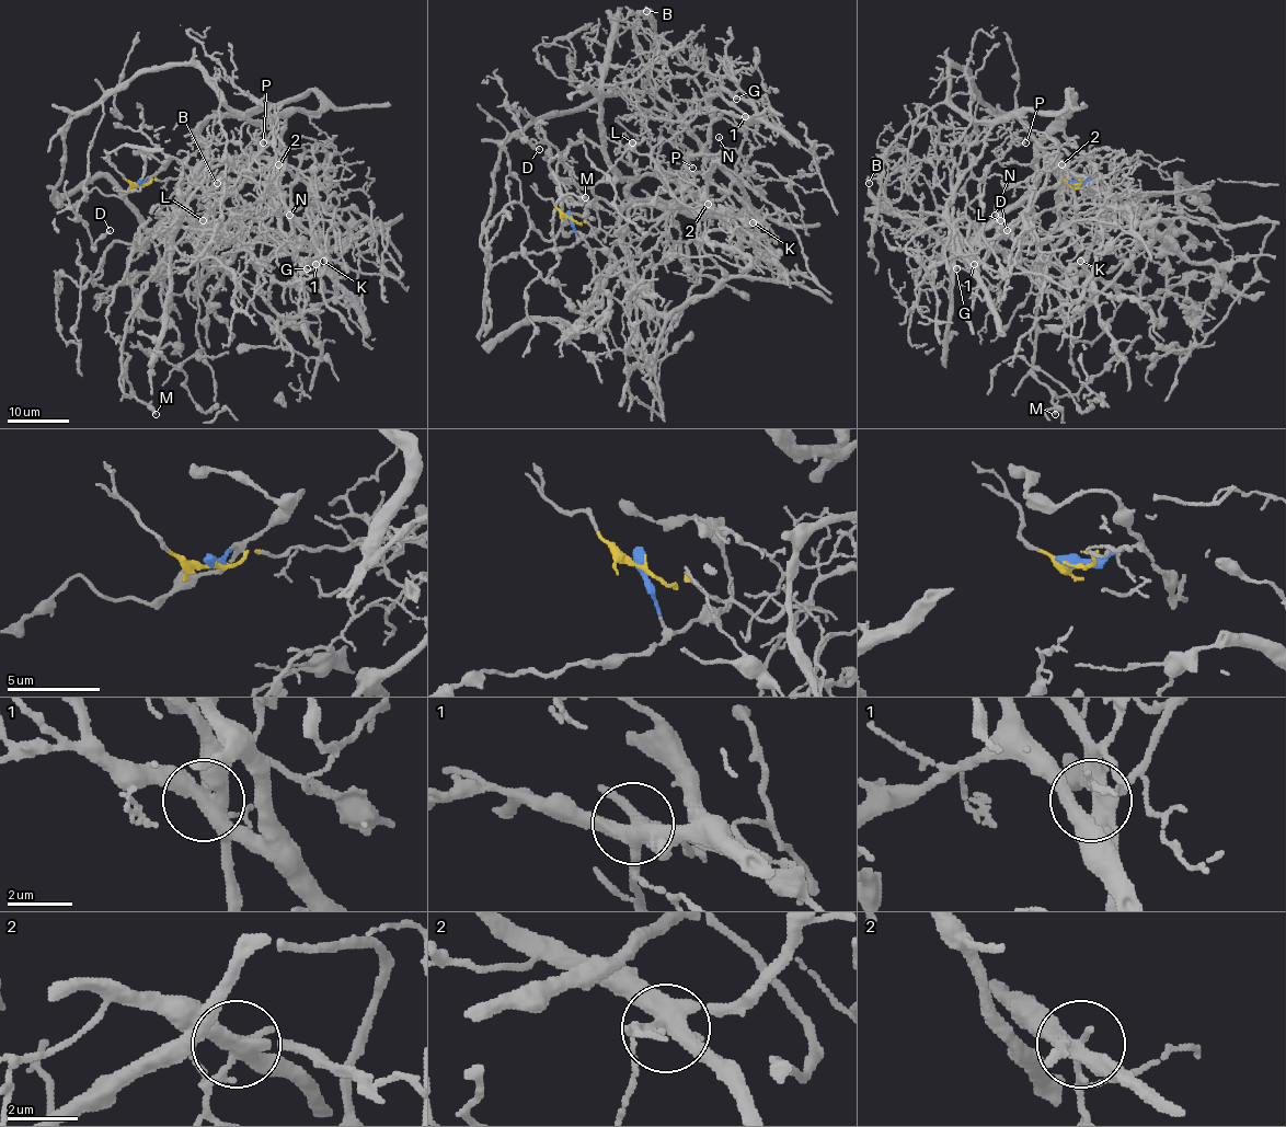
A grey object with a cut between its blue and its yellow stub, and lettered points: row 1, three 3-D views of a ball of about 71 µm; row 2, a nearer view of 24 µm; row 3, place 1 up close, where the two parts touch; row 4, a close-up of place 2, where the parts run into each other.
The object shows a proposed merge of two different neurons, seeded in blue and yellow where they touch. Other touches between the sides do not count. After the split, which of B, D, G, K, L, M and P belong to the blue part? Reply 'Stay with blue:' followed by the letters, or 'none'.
Stay with blue: B, D, K, L, M

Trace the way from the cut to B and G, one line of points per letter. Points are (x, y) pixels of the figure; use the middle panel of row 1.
B: (570, 216), (574, 243), (495, 264), (481, 245), (495, 163), (512, 137), (651, 87), (655, 25), (645, 11)
G: (570, 217), (616, 234), (693, 204), (705, 190), (708, 129), (724, 112), (756, 116), (746, 94), (735, 98)

